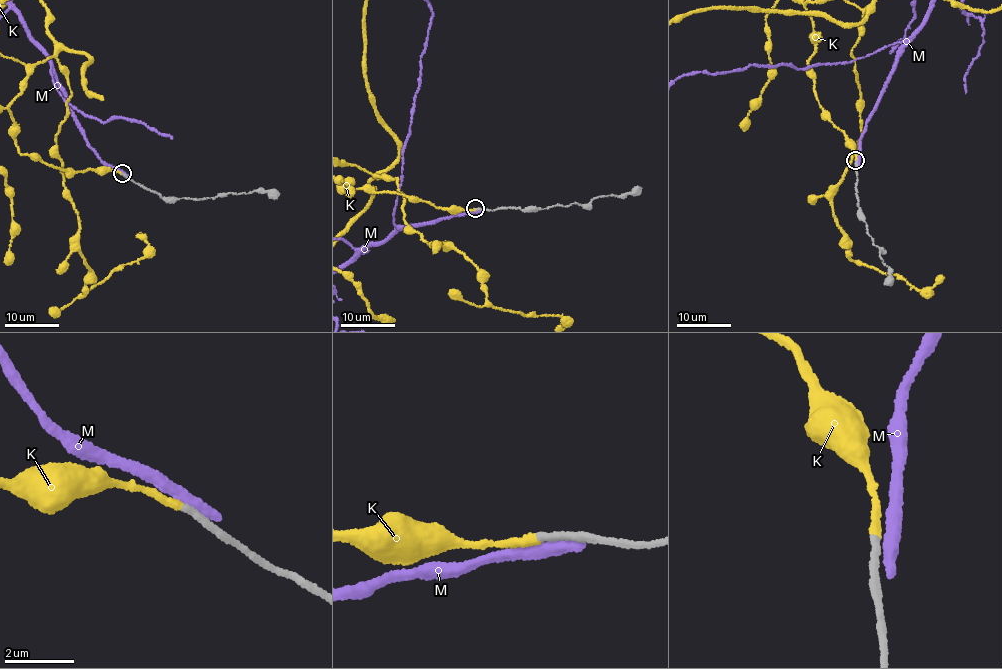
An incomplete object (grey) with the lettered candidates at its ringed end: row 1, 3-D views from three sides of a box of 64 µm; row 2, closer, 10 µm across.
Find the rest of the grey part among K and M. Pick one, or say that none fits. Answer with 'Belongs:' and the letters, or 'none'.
Belongs: K

